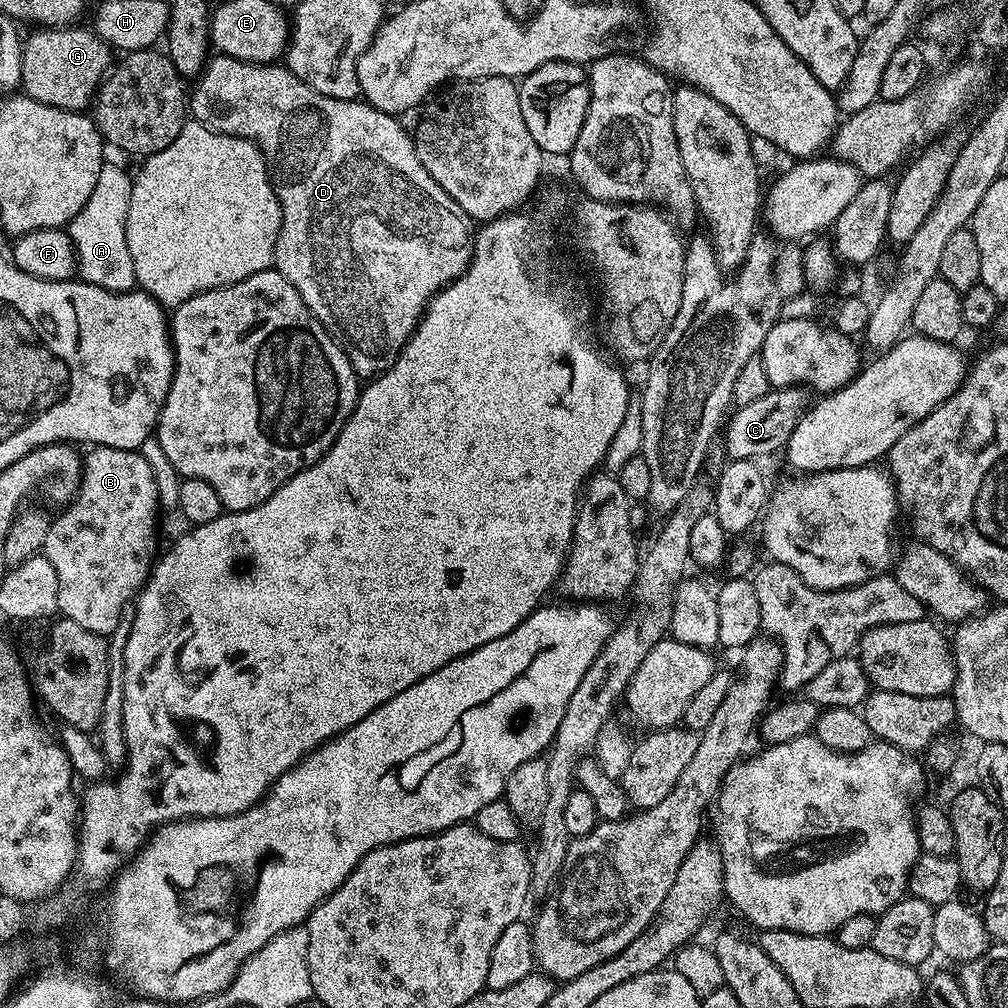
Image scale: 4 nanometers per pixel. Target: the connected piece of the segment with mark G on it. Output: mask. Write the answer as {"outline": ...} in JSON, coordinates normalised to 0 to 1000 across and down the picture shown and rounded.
{"outline":[[[40,28],[26,36],[20,49],[23,94],[66,111],[83,111],[92,102],[99,80],[112,66],[113,52],[94,31],[84,28]]]}

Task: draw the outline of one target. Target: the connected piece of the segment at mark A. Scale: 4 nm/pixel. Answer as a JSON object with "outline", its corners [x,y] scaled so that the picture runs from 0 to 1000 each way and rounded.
{"outline":[[[104,161],[97,169],[97,181],[93,181],[93,189],[85,196],[85,204],[65,223],[67,235],[73,240],[75,264],[78,277],[110,290],[130,290],[136,285],[133,272],[133,256],[129,256],[129,244],[125,244],[125,212],[129,212],[129,192],[132,176],[126,175],[117,164]]]}

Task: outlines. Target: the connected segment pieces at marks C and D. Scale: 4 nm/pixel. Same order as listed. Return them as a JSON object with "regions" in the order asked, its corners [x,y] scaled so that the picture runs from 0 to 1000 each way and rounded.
{"regions":[[[[794,383],[789,385],[766,385],[752,399],[735,401],[721,414],[716,429],[721,455],[753,457],[753,452],[762,452],[765,448],[777,445],[787,430],[788,423],[795,416],[804,401],[803,390]]],[[[217,54],[211,55],[206,63],[202,65],[202,70],[198,72],[194,83],[189,84],[188,87],[188,115],[193,122],[202,123],[205,127],[210,127],[212,130],[219,131],[222,134],[240,135],[246,139],[253,140],[256,149],[262,154],[263,165],[266,167],[266,180],[270,183],[272,192],[278,201],[280,208],[280,224],[276,232],[276,240],[272,248],[272,266],[273,269],[280,272],[280,276],[284,276],[284,280],[288,280],[288,284],[292,284],[292,288],[296,288],[296,292],[300,292],[300,300],[304,300],[304,304],[308,308],[308,312],[312,312],[312,315],[315,315],[315,319],[319,319],[322,327],[331,334],[335,339],[335,343],[343,351],[343,355],[347,355],[347,363],[357,375],[372,375],[377,370],[382,369],[383,366],[393,357],[393,353],[401,345],[401,341],[409,333],[409,329],[421,313],[421,309],[425,306],[425,301],[434,290],[439,286],[450,281],[459,270],[464,269],[464,261],[468,259],[468,251],[472,248],[472,235],[470,233],[470,220],[462,212],[462,208],[458,208],[458,204],[454,204],[454,200],[450,200],[450,196],[446,196],[446,192],[442,192],[442,188],[438,188],[438,185],[435,185],[435,181],[431,181],[431,177],[427,177],[427,173],[417,164],[417,158],[413,152],[412,138],[396,123],[394,116],[387,111],[380,111],[372,107],[370,103],[362,101],[360,98],[354,97],[352,99],[336,99],[335,97],[327,97],[323,93],[315,93],[315,89],[312,89],[308,85],[304,85],[304,81],[300,81],[285,65],[279,65],[277,63],[271,62],[268,63],[249,63],[248,62],[240,62],[236,58],[228,58],[227,56],[219,56]]]]}

